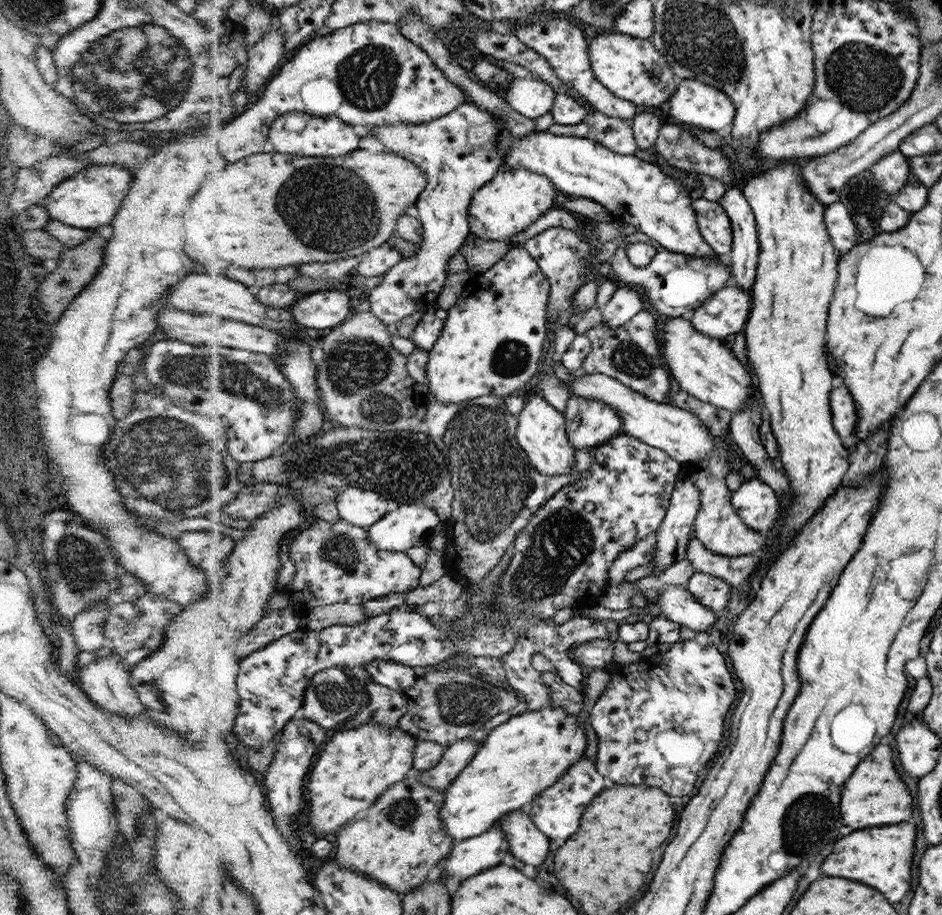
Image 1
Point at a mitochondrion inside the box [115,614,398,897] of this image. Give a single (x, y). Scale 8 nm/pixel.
(330, 695)

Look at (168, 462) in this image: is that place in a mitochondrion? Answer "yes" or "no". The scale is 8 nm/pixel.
yes

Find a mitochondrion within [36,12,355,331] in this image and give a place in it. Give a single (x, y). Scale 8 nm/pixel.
(136, 73)

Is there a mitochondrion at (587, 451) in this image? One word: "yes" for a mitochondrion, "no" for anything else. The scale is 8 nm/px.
no

